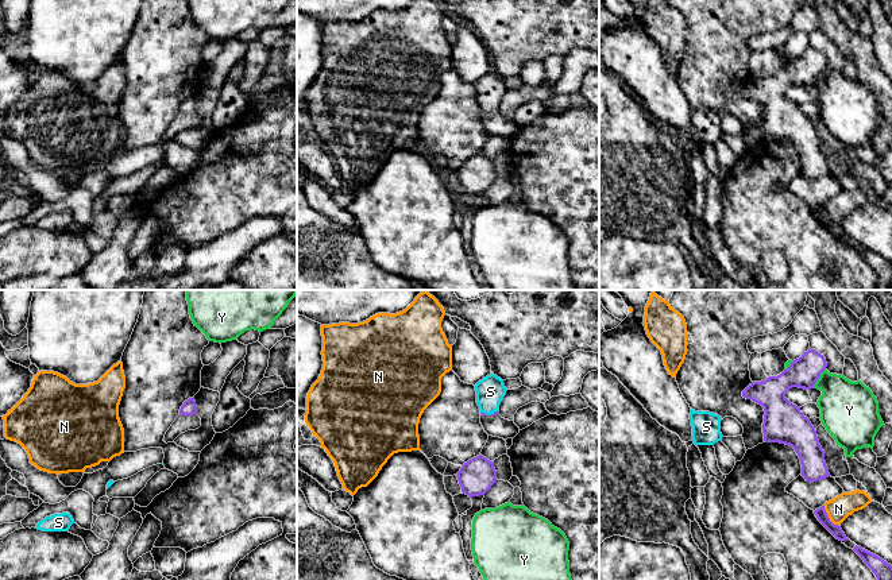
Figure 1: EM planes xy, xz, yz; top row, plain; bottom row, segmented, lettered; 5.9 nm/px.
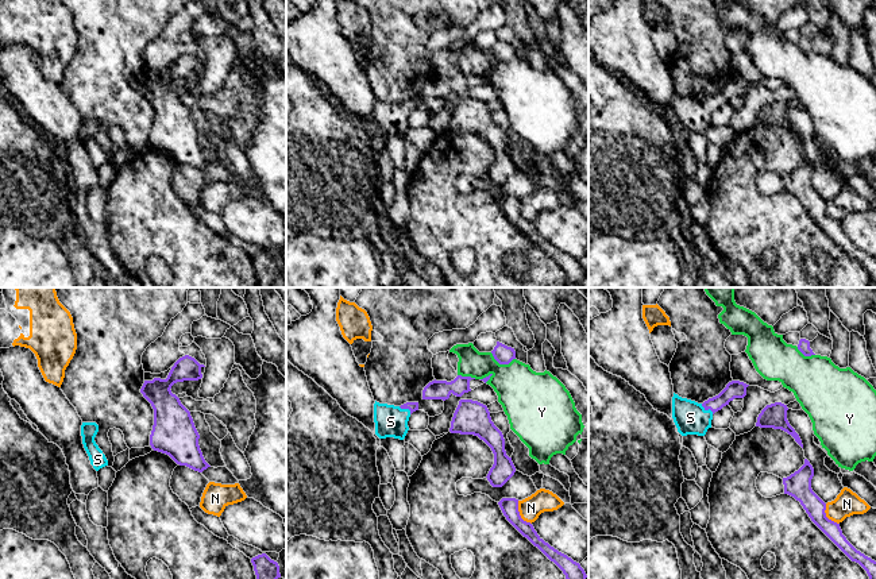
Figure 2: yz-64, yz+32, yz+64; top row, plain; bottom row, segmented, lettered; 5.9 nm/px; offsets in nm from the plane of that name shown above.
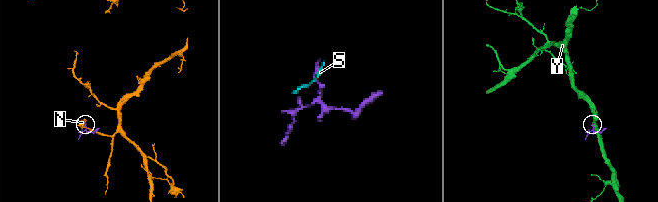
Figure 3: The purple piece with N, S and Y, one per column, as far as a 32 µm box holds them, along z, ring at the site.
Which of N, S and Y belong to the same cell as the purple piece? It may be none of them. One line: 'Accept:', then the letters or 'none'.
Accept: S

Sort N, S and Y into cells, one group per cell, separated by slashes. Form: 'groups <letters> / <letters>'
groups N / S / Y

